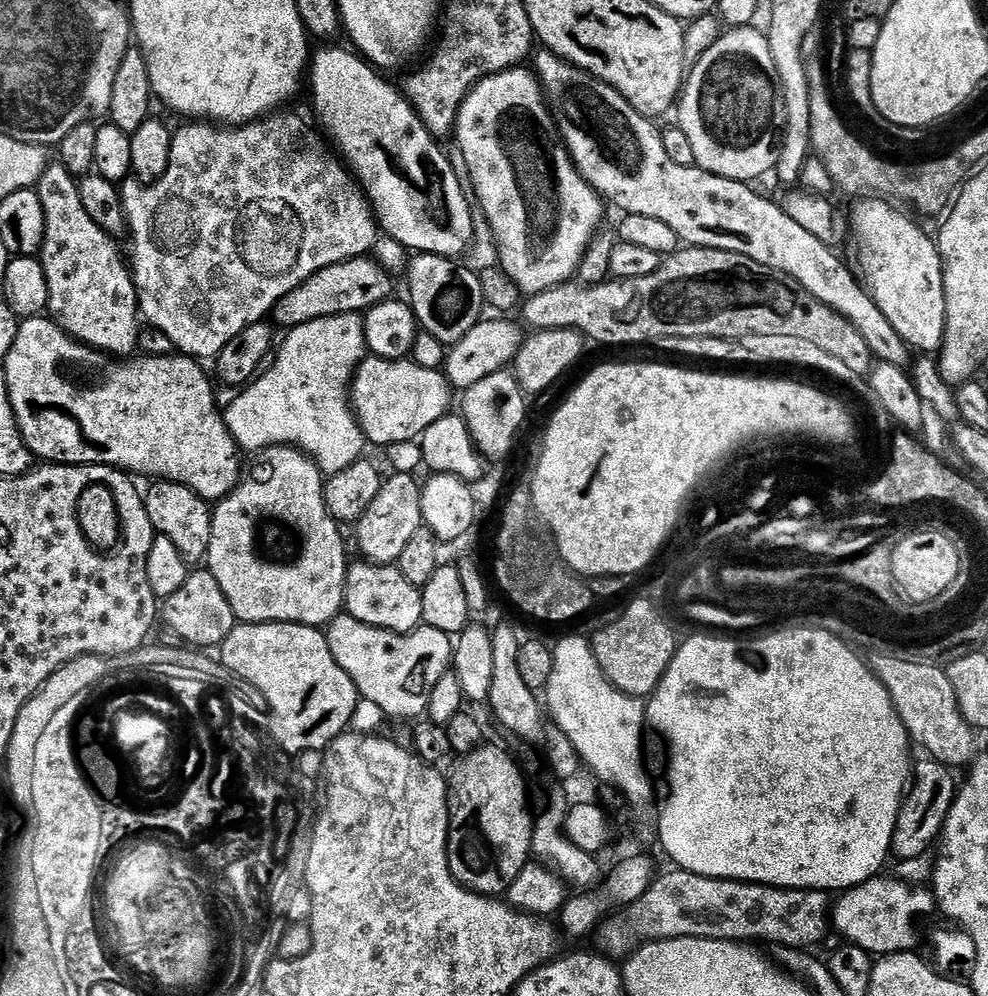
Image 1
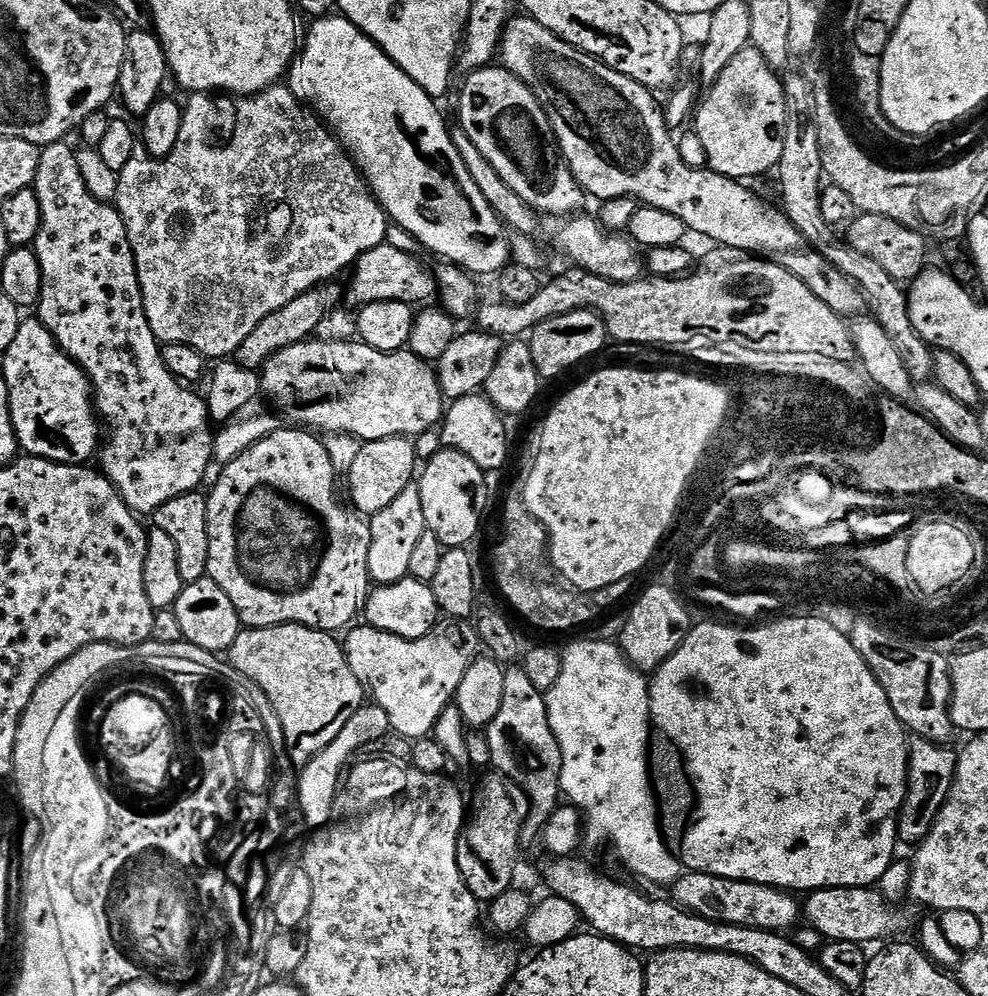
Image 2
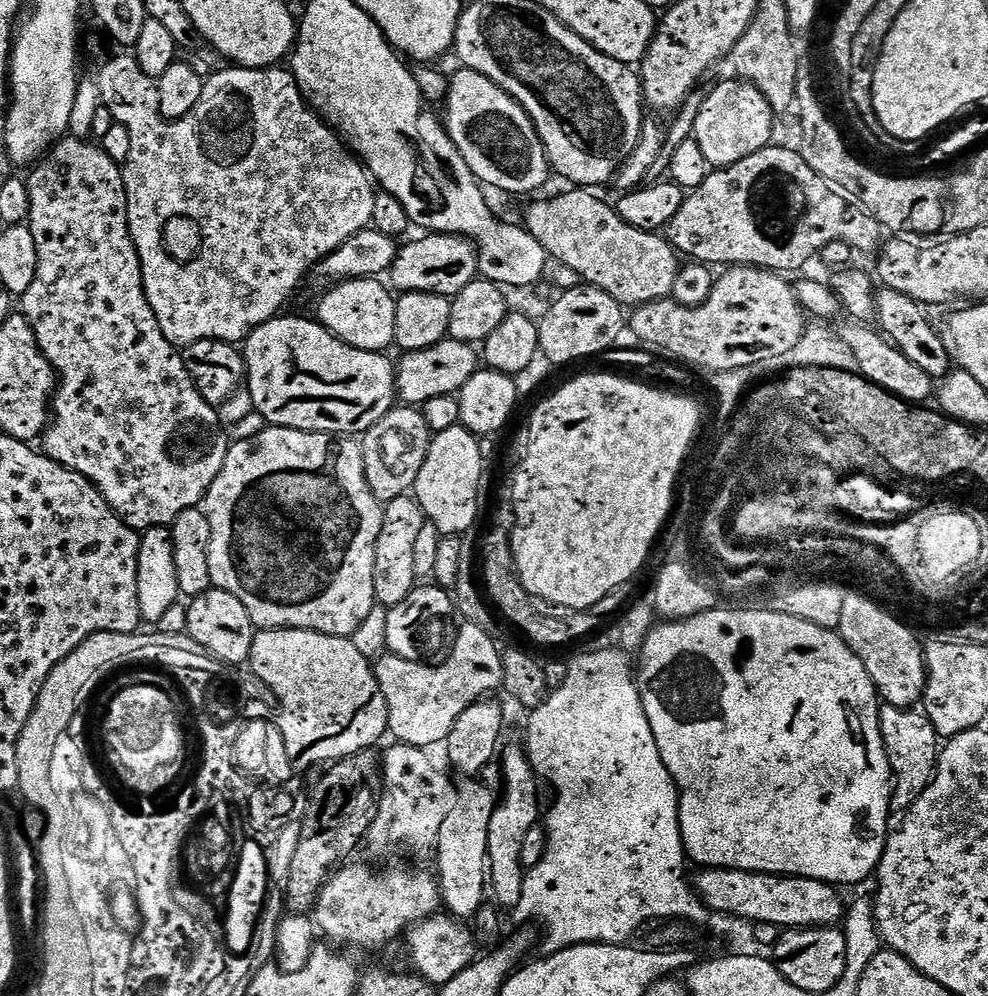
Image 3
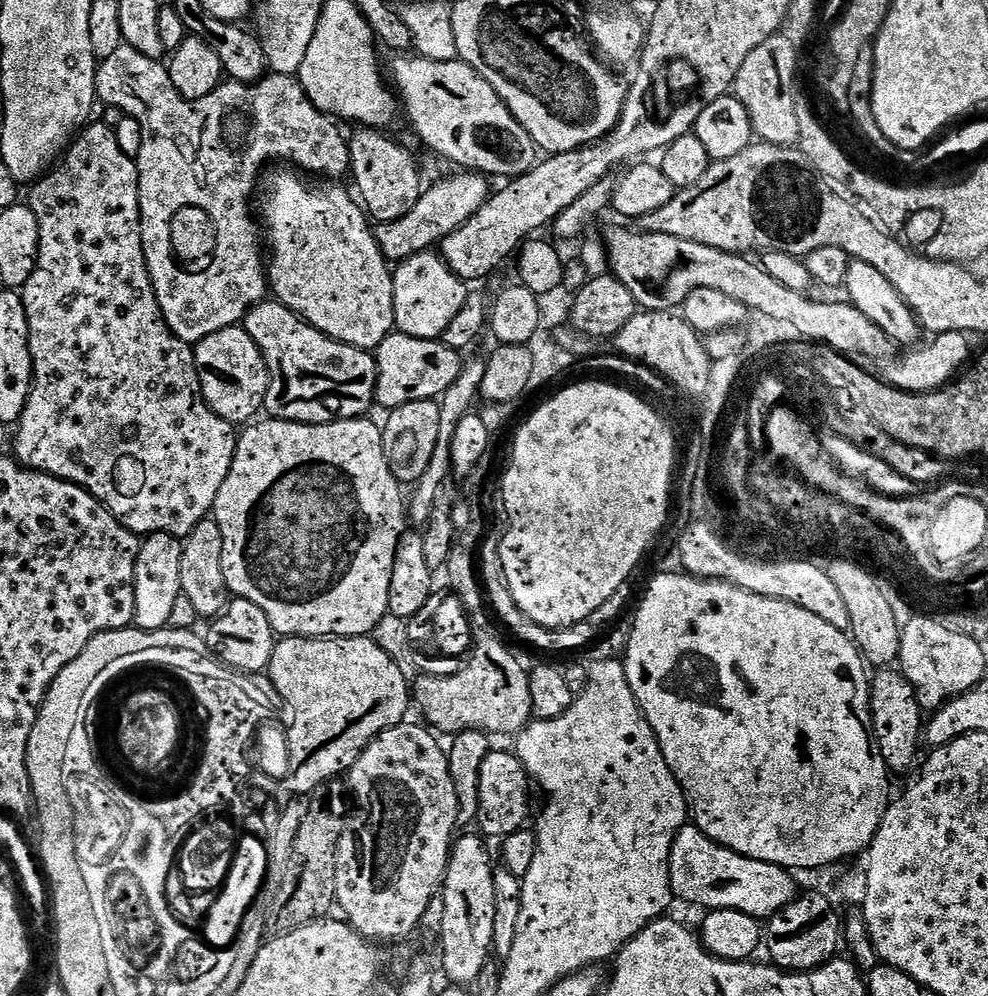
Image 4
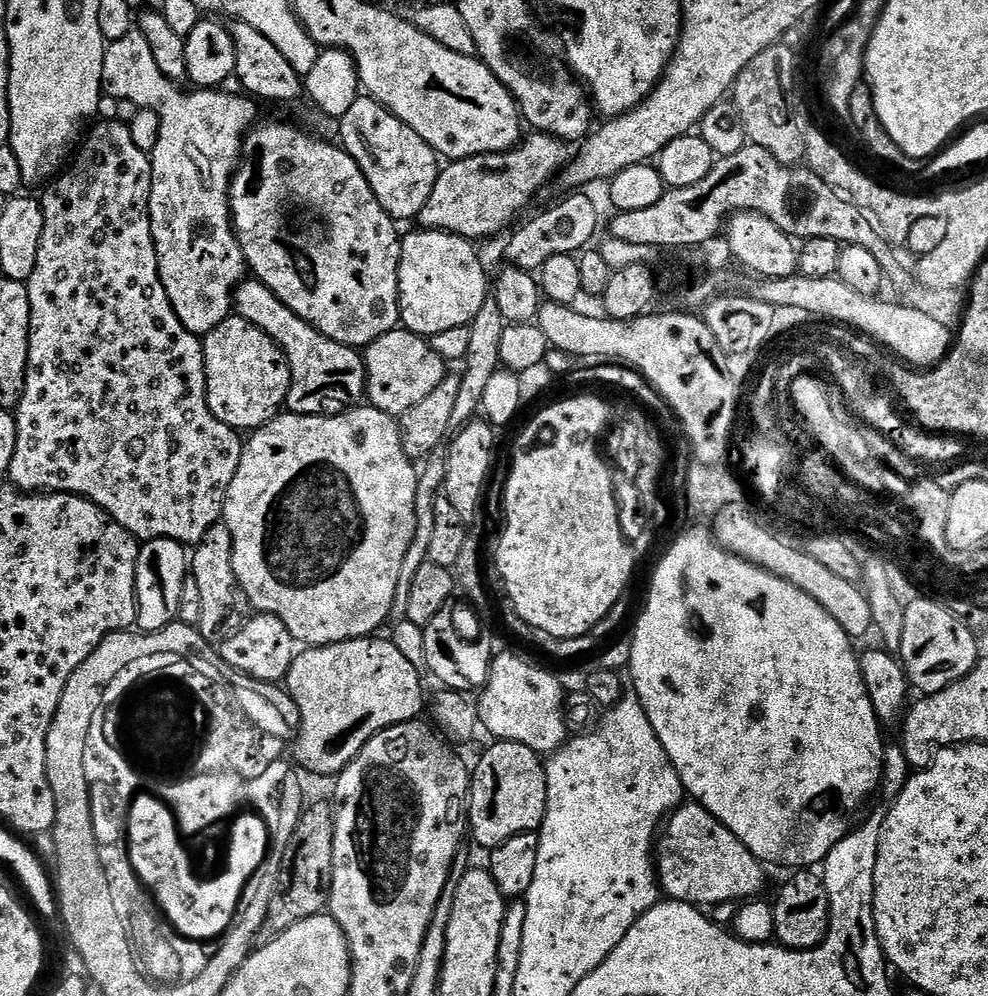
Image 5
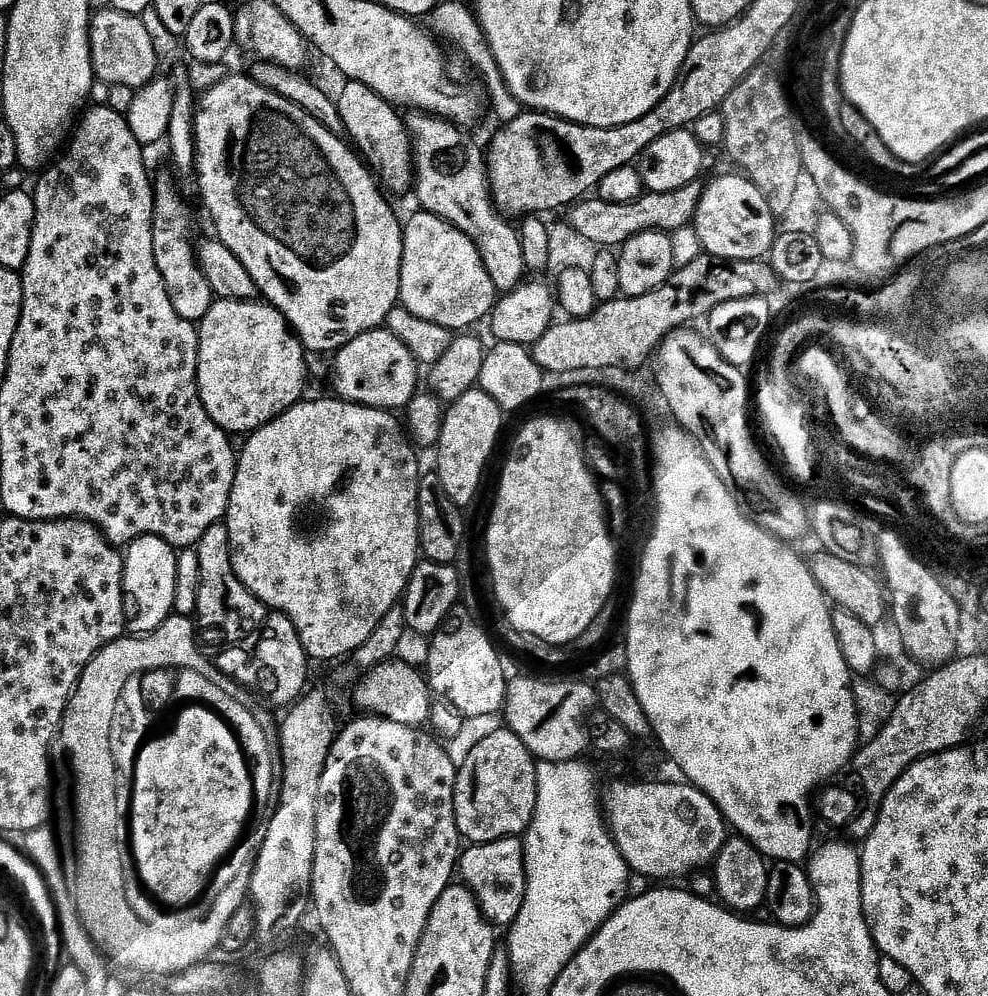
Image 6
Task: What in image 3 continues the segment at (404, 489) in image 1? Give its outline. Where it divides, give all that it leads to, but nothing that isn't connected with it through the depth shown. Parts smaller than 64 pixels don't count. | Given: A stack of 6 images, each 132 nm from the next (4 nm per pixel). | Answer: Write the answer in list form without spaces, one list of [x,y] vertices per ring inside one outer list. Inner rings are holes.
[[[408,494],[385,503],[383,509],[382,534],[378,534],[376,547],[374,590],[377,605],[389,609],[398,606],[398,602],[402,602],[402,598],[406,598],[417,587],[416,547],[418,538],[424,533],[426,517],[418,500]]]

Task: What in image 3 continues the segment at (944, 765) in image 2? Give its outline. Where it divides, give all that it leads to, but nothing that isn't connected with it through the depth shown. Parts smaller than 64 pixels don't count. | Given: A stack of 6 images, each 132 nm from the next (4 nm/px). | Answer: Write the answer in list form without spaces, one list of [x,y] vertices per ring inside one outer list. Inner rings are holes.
[[[893,704],[880,705],[880,733],[884,735],[884,749],[892,767],[894,791],[892,803],[897,813],[903,814],[930,786],[936,773],[936,761],[942,747],[942,737],[936,733],[927,715],[915,707],[899,708]]]

